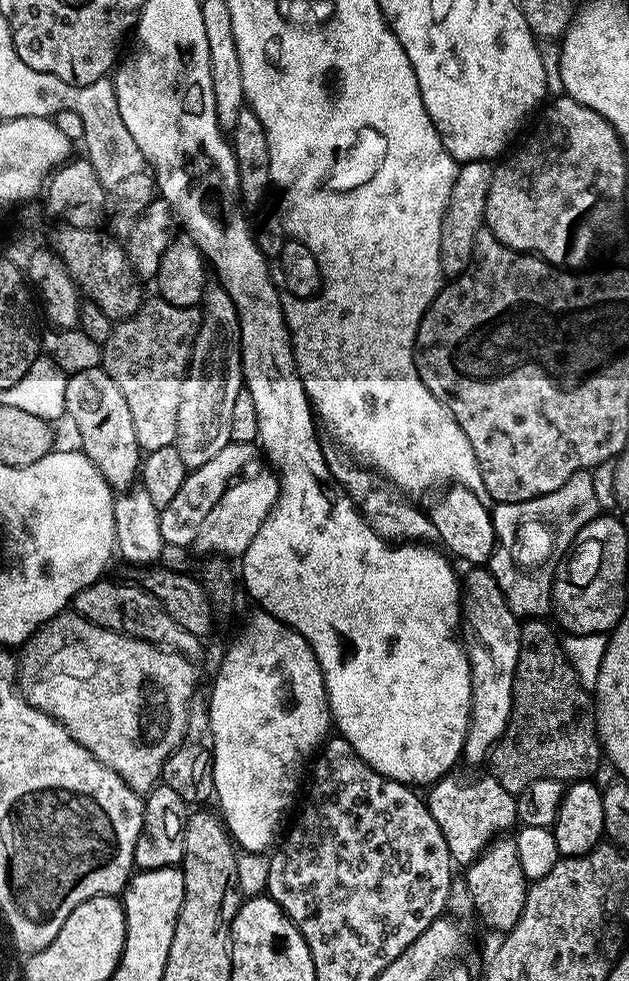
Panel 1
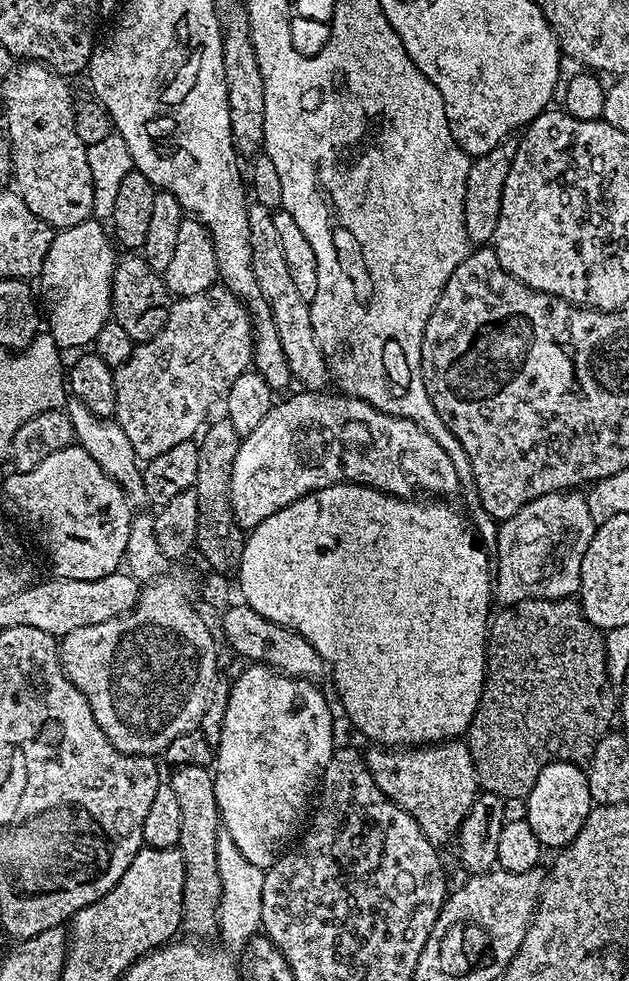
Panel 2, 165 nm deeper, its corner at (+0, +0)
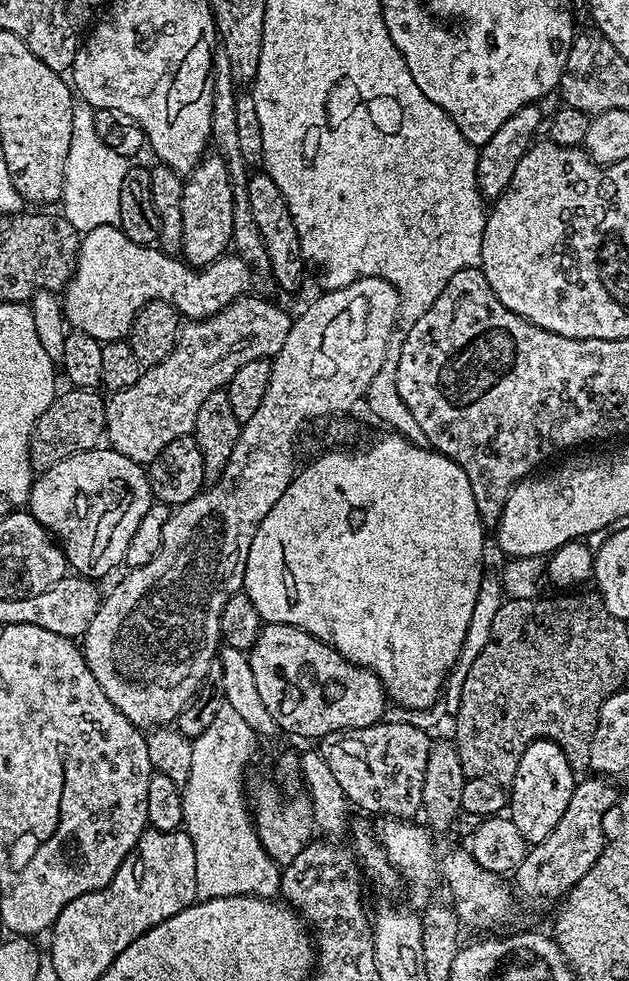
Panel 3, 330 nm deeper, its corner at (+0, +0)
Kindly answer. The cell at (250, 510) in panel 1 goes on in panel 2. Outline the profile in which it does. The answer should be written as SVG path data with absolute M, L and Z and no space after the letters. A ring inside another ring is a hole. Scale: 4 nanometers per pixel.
M297 390L284 401L273 403L270 414L262 418L261 424L246 434L234 457L234 471L230 477L230 506L238 526L245 530L257 528L270 514L278 514L286 506L298 502L308 492L317 492L335 484L365 484L389 496L412 498L416 492L429 492L432 498L452 498L462 481L454 462L414 422L401 416L391 416L356 396L335 394L328 396L325 391L309 392Z

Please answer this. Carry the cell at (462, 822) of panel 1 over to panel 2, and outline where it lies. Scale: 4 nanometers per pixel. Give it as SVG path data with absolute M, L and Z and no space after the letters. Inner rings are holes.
M463 739L445 740L442 744L427 746L372 746L366 752L366 763L378 790L390 802L397 804L422 830L434 845L443 846L460 831L462 822L474 806L481 791L476 777L474 758Z

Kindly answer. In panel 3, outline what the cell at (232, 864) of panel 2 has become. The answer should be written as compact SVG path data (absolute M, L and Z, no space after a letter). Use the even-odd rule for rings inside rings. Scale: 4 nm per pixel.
M224 701L209 727L192 740L190 778L183 785L183 827L194 844L195 890L199 901L222 897L254 896L273 899L279 895L281 867L274 863L257 836L255 821L243 794L244 774L255 750L257 735Z

